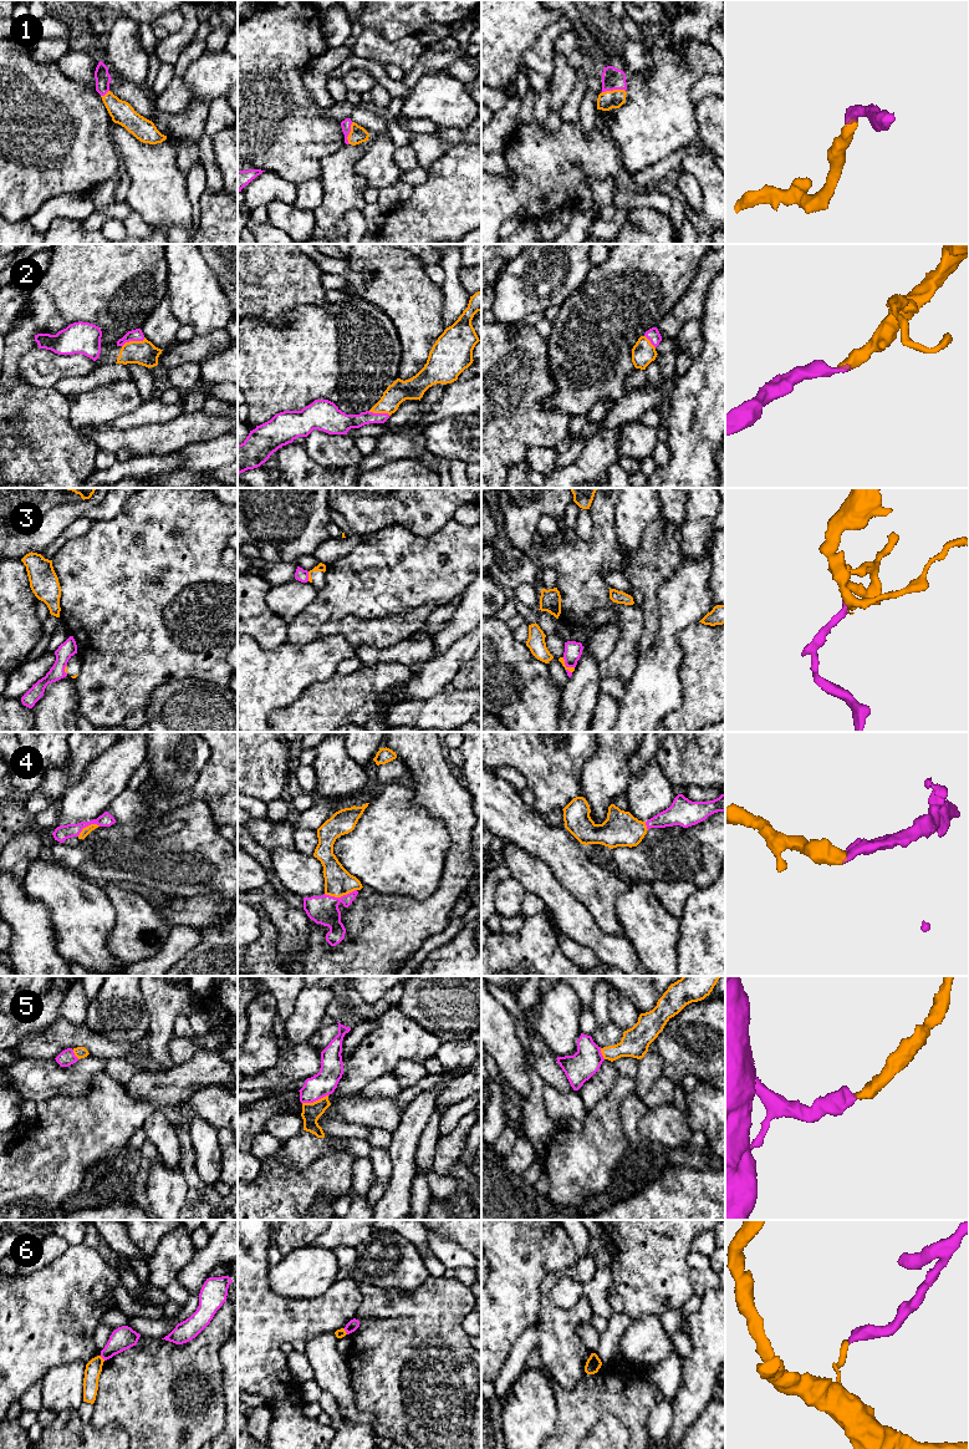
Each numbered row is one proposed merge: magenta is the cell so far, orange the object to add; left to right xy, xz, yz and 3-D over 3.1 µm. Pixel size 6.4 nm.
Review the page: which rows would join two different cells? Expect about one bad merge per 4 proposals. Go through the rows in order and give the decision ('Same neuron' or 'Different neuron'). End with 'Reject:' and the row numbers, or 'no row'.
1: Same neuron
2: Same neuron
3: Different neuron
4: Same neuron
5: Same neuron
6: Different neuron
Reject: 3, 6

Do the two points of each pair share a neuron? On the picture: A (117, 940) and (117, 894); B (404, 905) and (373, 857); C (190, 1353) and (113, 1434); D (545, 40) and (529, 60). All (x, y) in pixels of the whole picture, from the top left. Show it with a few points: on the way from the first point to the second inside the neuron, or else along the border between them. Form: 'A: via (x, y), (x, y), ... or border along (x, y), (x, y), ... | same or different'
A: via (123, 929), (123, 905) | same
B: border along (373, 891), (407, 895), (416, 899), (429, 896) | different
C: border along (92, 1423), (97, 1428), (118, 1423), (128, 1435) | different
D: via (544, 45), (534, 55) | same

